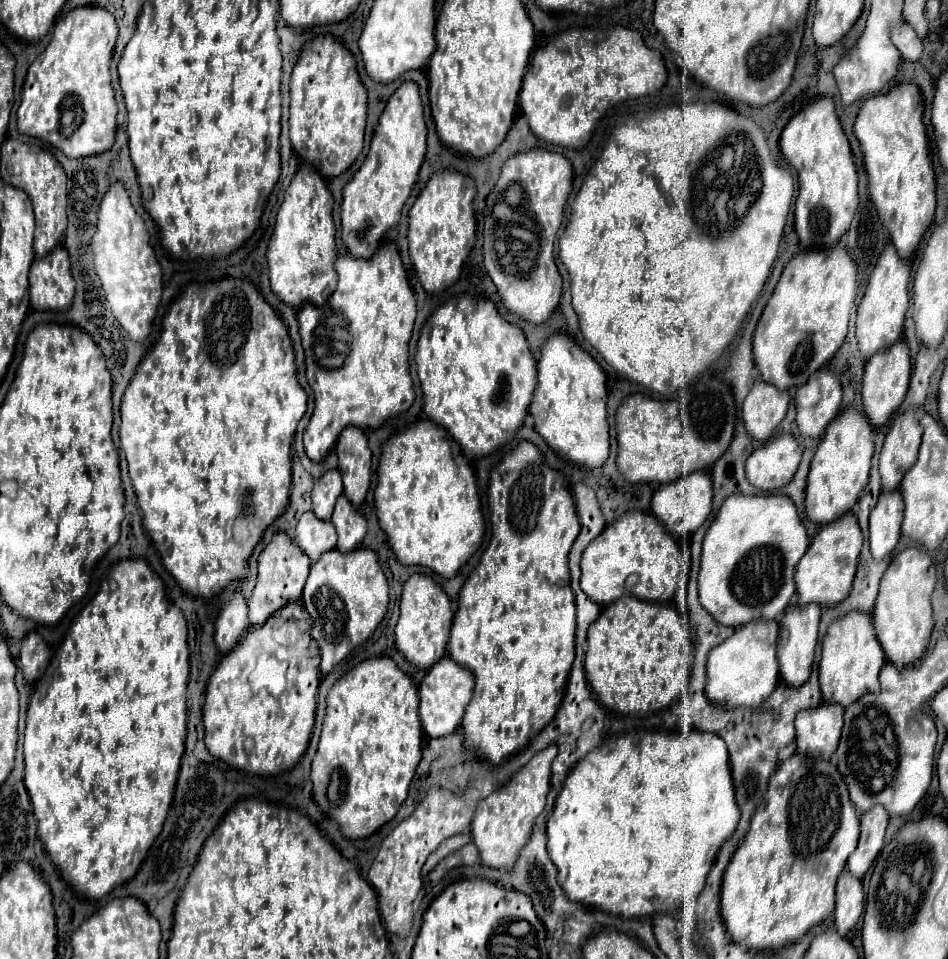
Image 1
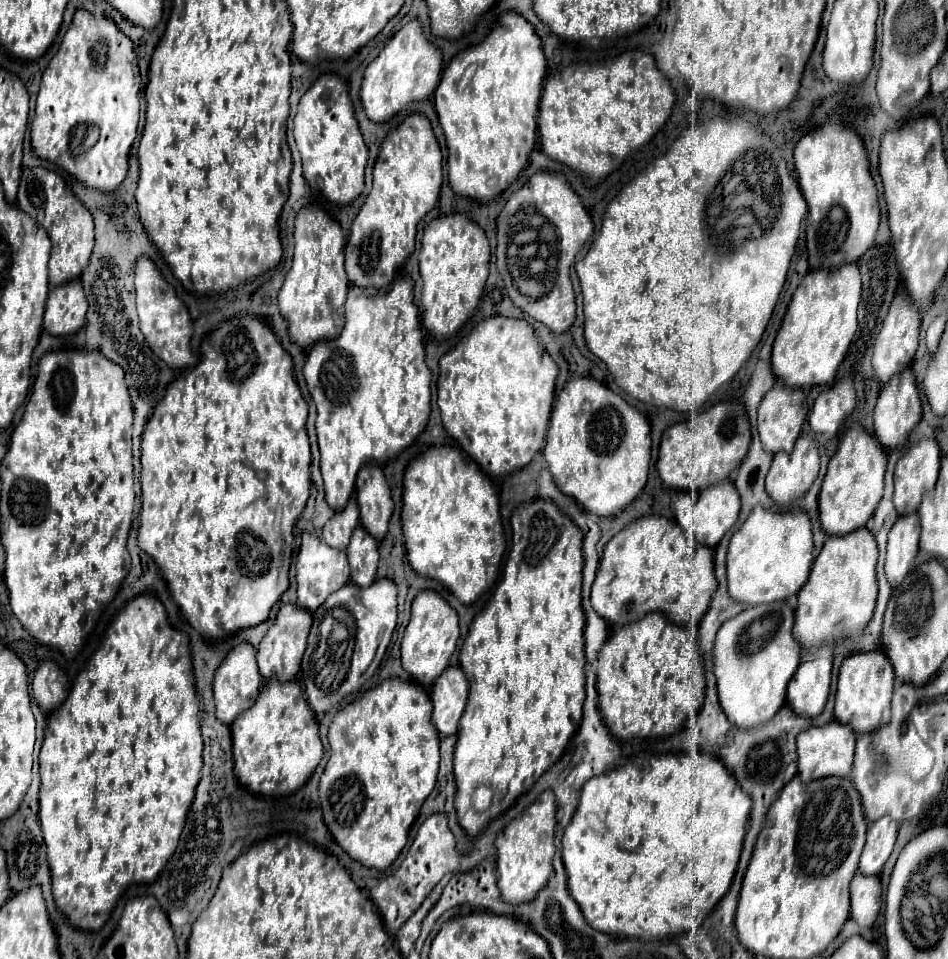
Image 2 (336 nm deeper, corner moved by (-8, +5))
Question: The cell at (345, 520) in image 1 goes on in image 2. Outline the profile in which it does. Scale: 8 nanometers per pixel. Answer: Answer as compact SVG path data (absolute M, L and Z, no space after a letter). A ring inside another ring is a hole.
M355 527L351 543L347 547L347 557L351 565L353 583L357 583L359 587L367 587L367 583L375 579L379 551L377 541L363 527Z

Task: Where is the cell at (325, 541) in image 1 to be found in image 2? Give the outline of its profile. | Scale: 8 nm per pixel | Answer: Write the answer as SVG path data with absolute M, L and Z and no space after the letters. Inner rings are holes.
M301 533L301 549L297 555L297 595L299 595L299 605L315 611L329 595L329 591L335 591L341 587L345 581L349 581L349 561L347 553L343 549L329 547L323 543L323 539L317 533Z

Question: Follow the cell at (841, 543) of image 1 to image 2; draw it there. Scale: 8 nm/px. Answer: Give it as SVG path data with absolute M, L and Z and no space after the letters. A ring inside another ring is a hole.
M861 527L857 531L851 531L843 537L829 537L817 555L811 575L805 583L805 587L799 591L797 609L795 609L795 627L793 635L795 639L811 649L821 643L833 643L837 637L859 637L869 623L869 617L873 615L875 599L877 599L877 579L875 579L875 563L877 563L877 543L873 535Z

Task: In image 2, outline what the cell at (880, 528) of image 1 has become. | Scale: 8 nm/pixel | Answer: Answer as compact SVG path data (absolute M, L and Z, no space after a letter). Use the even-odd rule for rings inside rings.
M917 513L903 515L895 521L887 539L885 573L891 585L899 585L913 567L919 543L919 517Z

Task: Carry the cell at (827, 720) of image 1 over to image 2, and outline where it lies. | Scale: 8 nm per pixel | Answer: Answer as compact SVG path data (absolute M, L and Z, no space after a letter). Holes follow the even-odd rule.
M829 721L823 727L809 727L797 735L797 765L799 775L809 783L809 779L821 779L825 775L847 775L853 765L853 753L855 753L855 731L853 727Z

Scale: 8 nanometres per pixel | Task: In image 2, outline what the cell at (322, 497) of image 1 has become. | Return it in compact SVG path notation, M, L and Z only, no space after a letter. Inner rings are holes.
M351 497L345 505L345 509L337 511L321 529L321 537L327 545L335 549L345 549L349 545L349 535L353 527L359 523L359 507L355 497Z

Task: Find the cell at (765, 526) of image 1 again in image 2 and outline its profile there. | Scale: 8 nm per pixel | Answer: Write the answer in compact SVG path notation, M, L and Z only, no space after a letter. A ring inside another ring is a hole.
M757 505L729 541L727 591L731 599L753 607L785 601L805 585L813 559L811 519L803 509L775 513Z

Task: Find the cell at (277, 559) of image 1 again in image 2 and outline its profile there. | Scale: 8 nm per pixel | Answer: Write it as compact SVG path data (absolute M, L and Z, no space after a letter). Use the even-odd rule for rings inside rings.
M287 603L279 609L275 623L271 625L271 629L267 631L267 635L263 637L263 641L257 647L257 665L259 665L259 673L263 677L263 681L267 681L269 677L287 681L291 677L295 677L299 673L299 663L307 645L307 633L311 627L311 613L307 609L303 609L297 603Z

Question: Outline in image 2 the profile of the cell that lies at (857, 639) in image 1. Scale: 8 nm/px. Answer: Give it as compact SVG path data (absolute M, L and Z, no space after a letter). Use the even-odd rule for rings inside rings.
M881 649L867 653L849 655L839 669L837 697L835 697L835 719L849 723L857 733L873 731L873 727L885 725L889 721L889 701L895 685L895 671Z

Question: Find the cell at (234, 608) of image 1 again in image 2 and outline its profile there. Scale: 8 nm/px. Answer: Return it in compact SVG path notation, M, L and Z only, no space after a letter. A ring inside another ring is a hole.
M243 641L237 647L233 647L227 657L223 659L223 663L219 665L219 669L215 671L215 679L213 679L213 691L215 691L215 705L217 705L217 719L221 719L223 723L231 725L231 721L235 719L237 713L241 713L245 707L249 707L253 703L253 699L257 697L259 689L261 689L261 675L257 669L257 651L251 643Z

